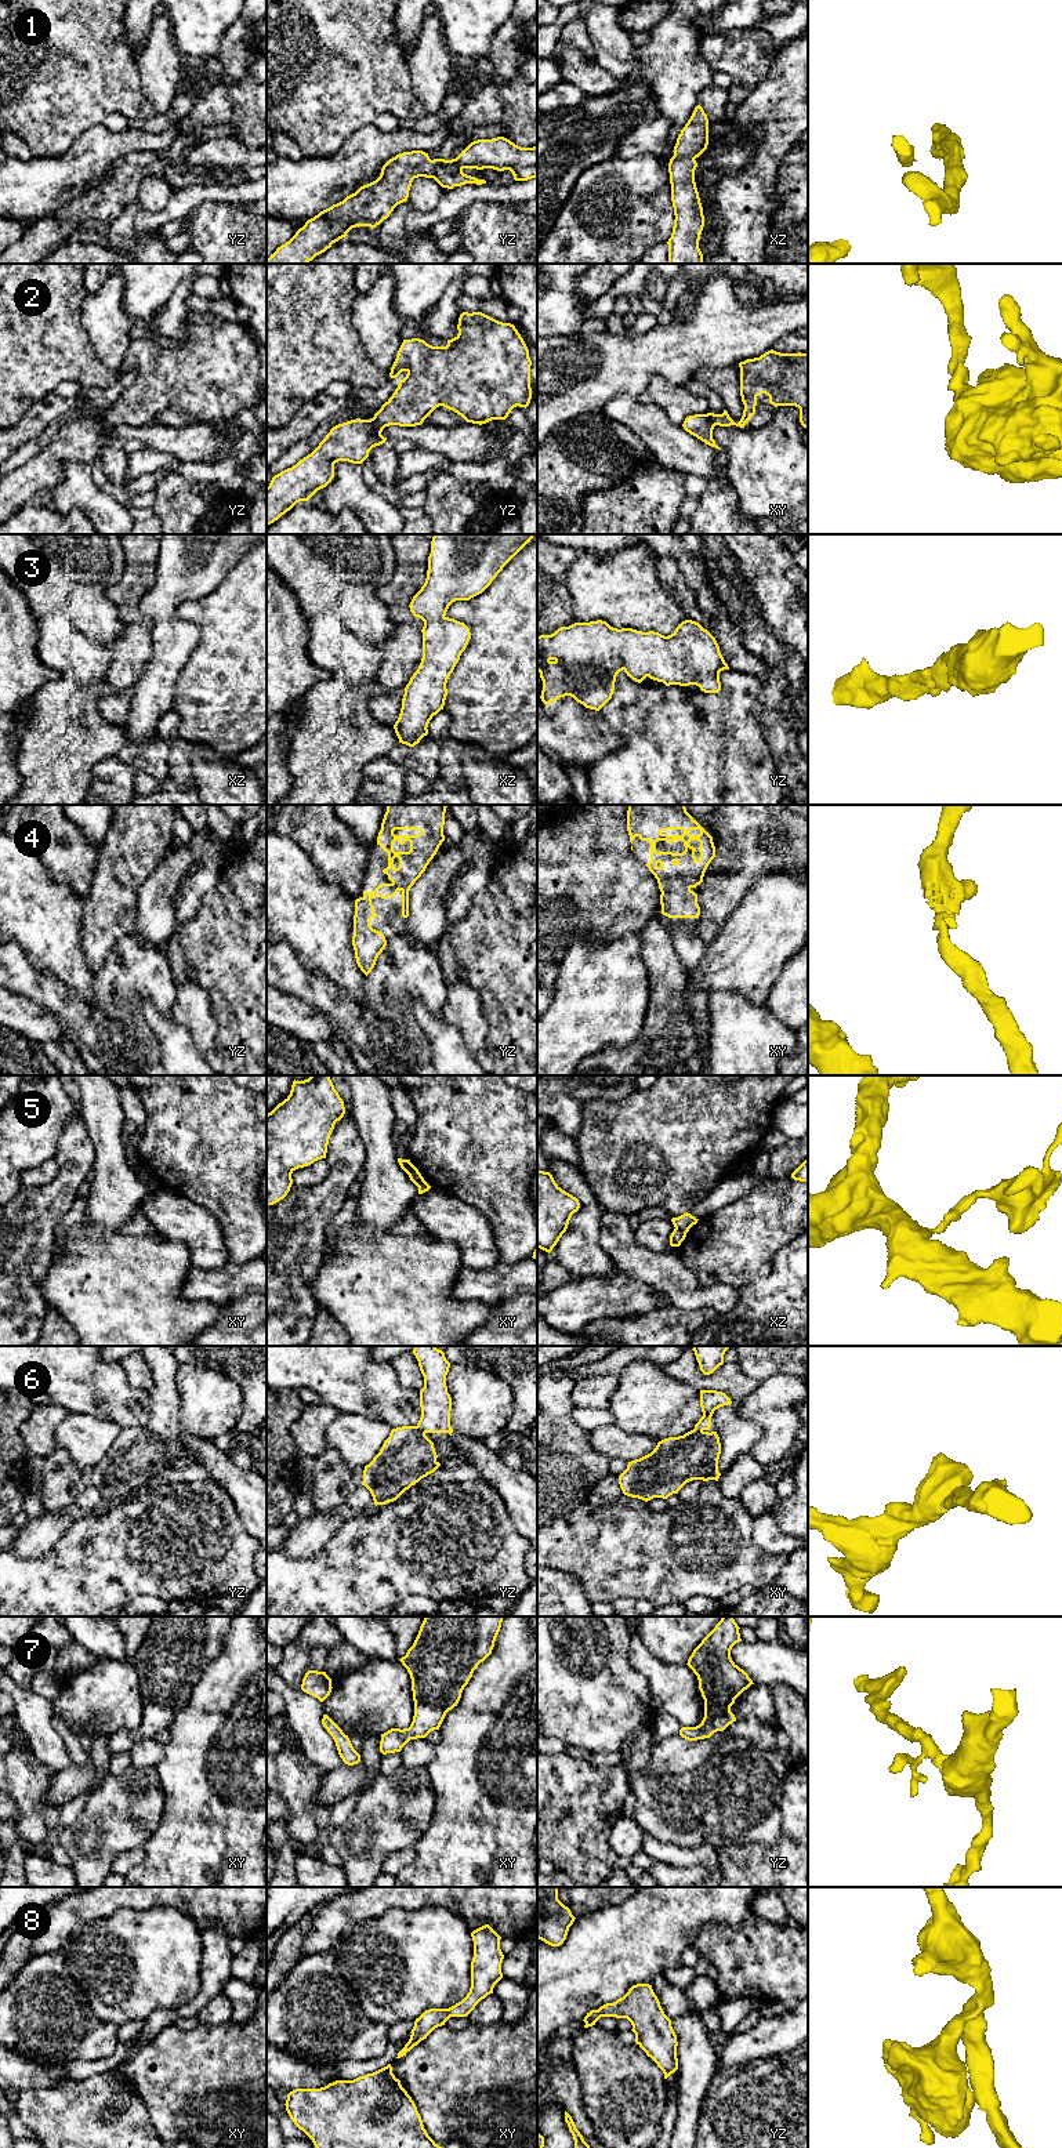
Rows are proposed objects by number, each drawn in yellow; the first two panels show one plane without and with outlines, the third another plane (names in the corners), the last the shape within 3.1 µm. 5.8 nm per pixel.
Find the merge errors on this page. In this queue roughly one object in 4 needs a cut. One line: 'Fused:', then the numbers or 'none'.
Fused: 2, 5

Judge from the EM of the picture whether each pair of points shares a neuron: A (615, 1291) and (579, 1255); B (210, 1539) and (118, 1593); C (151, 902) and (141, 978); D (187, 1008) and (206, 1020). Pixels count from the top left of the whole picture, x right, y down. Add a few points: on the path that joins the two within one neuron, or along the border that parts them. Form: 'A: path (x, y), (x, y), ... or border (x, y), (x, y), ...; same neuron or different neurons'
A: border (618, 1269), (606, 1278), (583, 1277); different neurons
B: path (187, 1538), (167, 1544), (141, 1570); same neuron
C: border (134, 929), (147, 943), (159, 944); different neurons
D: path (191, 1009), (202, 1020); same neuron

